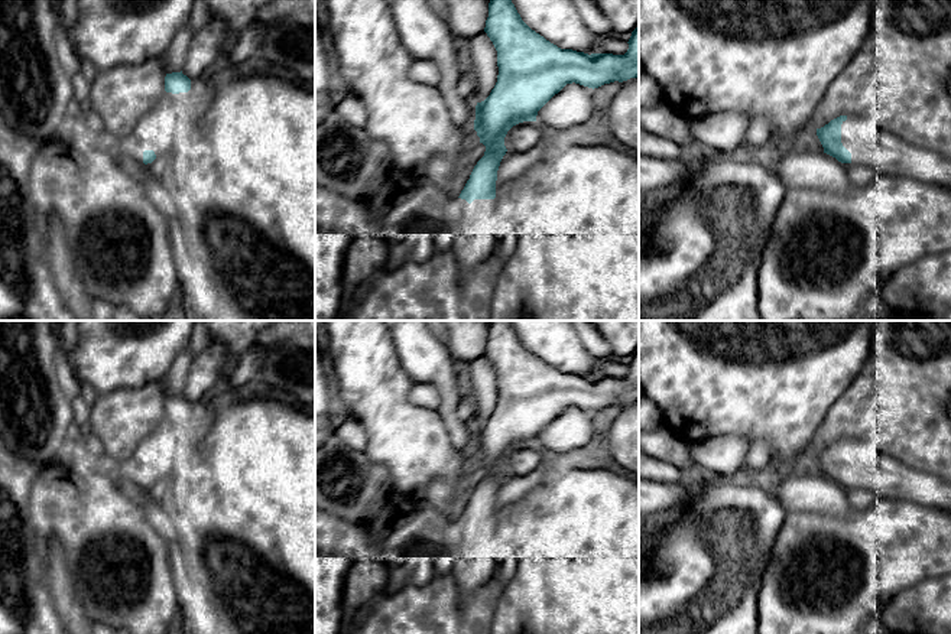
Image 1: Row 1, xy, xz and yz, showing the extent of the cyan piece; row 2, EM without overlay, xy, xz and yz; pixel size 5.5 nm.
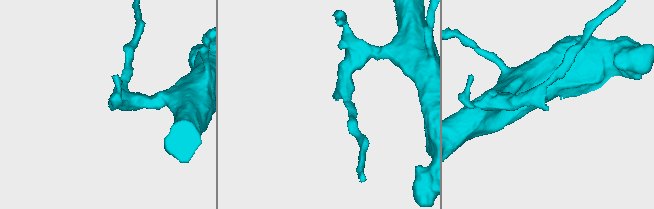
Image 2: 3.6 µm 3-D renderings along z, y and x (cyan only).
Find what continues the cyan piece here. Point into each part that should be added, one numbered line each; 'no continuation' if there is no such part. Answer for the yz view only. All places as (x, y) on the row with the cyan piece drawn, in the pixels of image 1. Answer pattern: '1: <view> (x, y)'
1: yz (886, 155)

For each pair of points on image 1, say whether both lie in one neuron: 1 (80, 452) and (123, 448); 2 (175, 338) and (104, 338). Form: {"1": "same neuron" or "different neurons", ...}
{"1": "different neurons", "2": "same neuron"}

